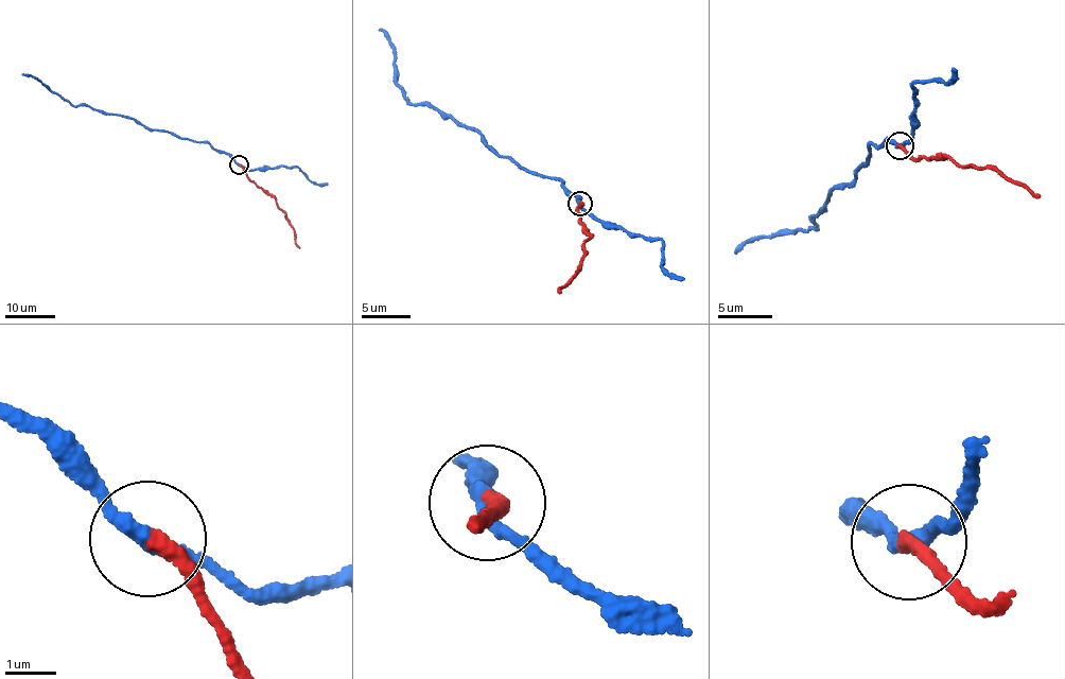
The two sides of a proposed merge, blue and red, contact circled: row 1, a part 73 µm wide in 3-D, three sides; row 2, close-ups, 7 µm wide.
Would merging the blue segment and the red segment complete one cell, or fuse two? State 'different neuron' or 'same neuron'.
different neuron

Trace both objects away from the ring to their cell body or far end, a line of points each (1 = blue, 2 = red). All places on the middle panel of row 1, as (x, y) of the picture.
1: (579, 205), (560, 181), (523, 170), (472, 129), (433, 107), (408, 101), (397, 81), (395, 45), (379, 31)
2: (578, 204), (583, 233), (589, 236), (582, 244), (586, 254), (581, 270), (558, 294)

